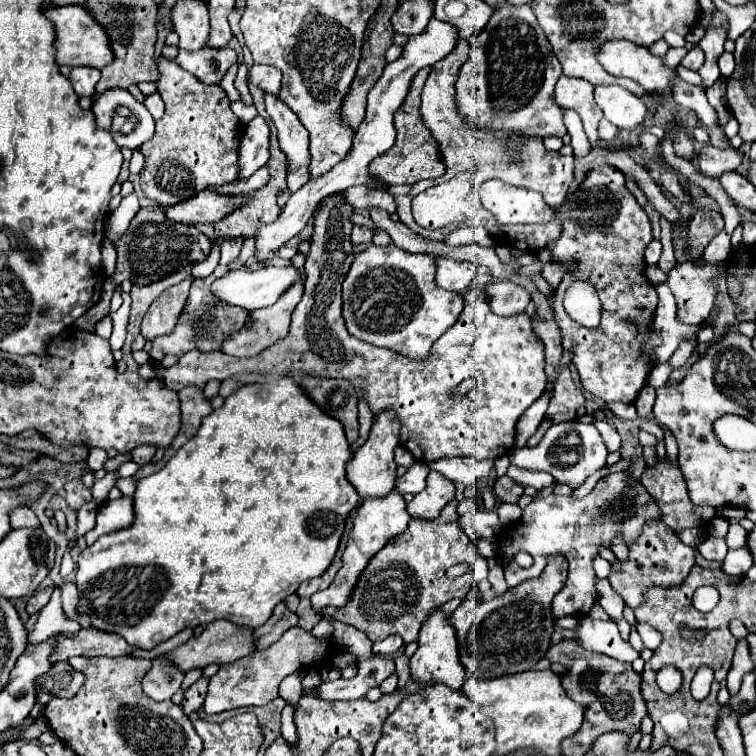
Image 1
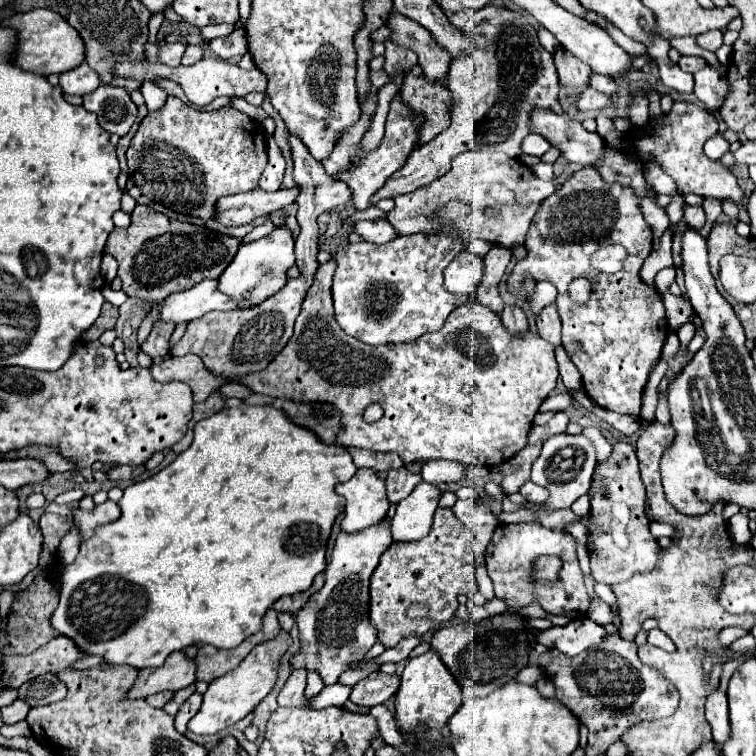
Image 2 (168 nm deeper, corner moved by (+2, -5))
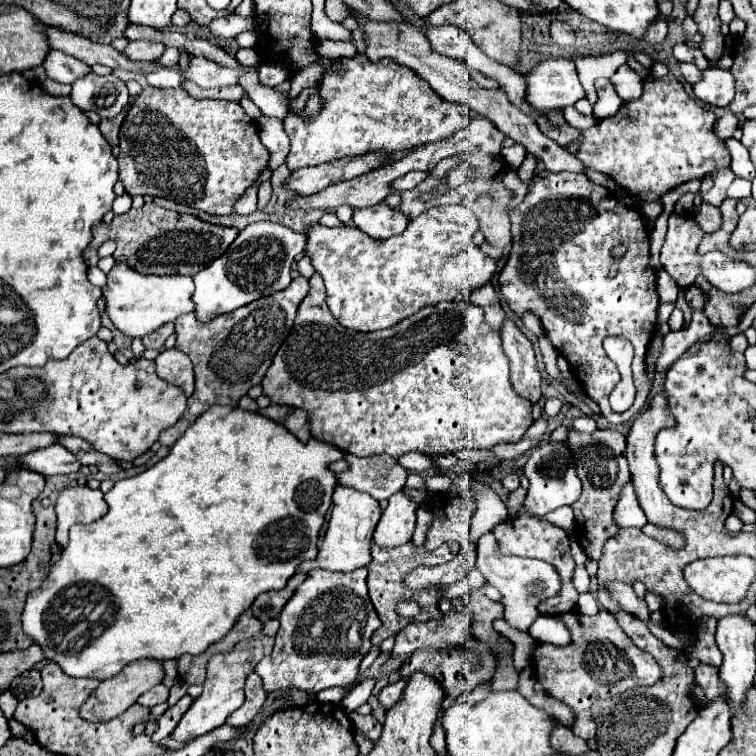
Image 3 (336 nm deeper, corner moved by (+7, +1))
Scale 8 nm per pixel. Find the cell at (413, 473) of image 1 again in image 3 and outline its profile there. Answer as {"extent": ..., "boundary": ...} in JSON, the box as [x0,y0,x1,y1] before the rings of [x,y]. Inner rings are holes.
{"extent":[338,454,406,500],"boundary":[[[346,454],[346,462],[350,464],[350,468],[338,474],[338,482],[346,486],[350,484],[376,500],[388,500],[406,484],[406,468],[388,454],[368,458]]]}

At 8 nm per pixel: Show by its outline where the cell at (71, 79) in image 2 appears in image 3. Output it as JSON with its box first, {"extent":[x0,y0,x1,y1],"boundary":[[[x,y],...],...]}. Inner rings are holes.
{"extent":[44,50,92,84],"boundary":[[[52,50],[46,56],[44,68],[46,68],[46,74],[50,80],[62,82],[62,84],[72,84],[74,80],[90,74],[90,70],[92,70],[88,64],[82,64],[78,58],[62,54],[60,50]]]}

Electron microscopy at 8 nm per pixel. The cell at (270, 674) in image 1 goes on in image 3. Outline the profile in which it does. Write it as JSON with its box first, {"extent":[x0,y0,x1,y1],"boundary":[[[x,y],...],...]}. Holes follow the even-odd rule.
{"extent":[172,634,274,742],"boundary":[[[262,634],[258,638],[238,642],[238,646],[234,646],[234,650],[230,654],[212,656],[210,662],[208,662],[208,676],[206,676],[206,682],[204,682],[204,690],[192,702],[188,712],[182,716],[182,720],[178,722],[178,726],[172,732],[172,738],[180,740],[180,742],[186,742],[186,740],[194,740],[194,738],[222,726],[226,722],[226,716],[242,706],[242,702],[244,702],[244,684],[246,684],[248,674],[254,672],[256,664],[266,654],[270,654],[272,648],[274,648],[274,636]]]}

